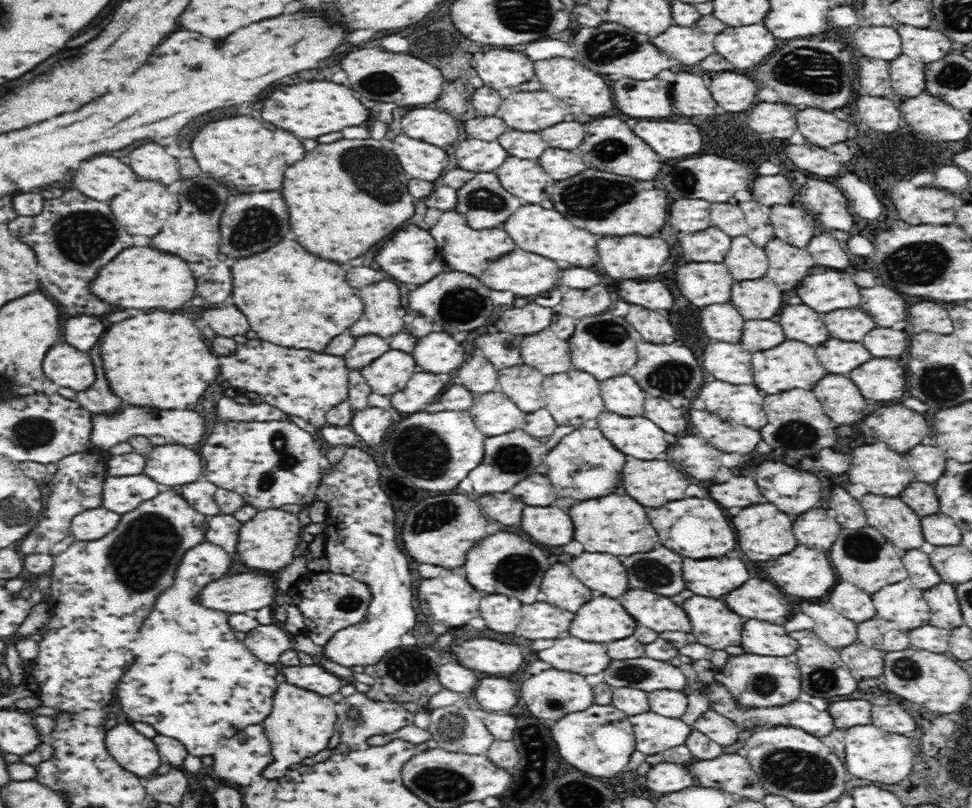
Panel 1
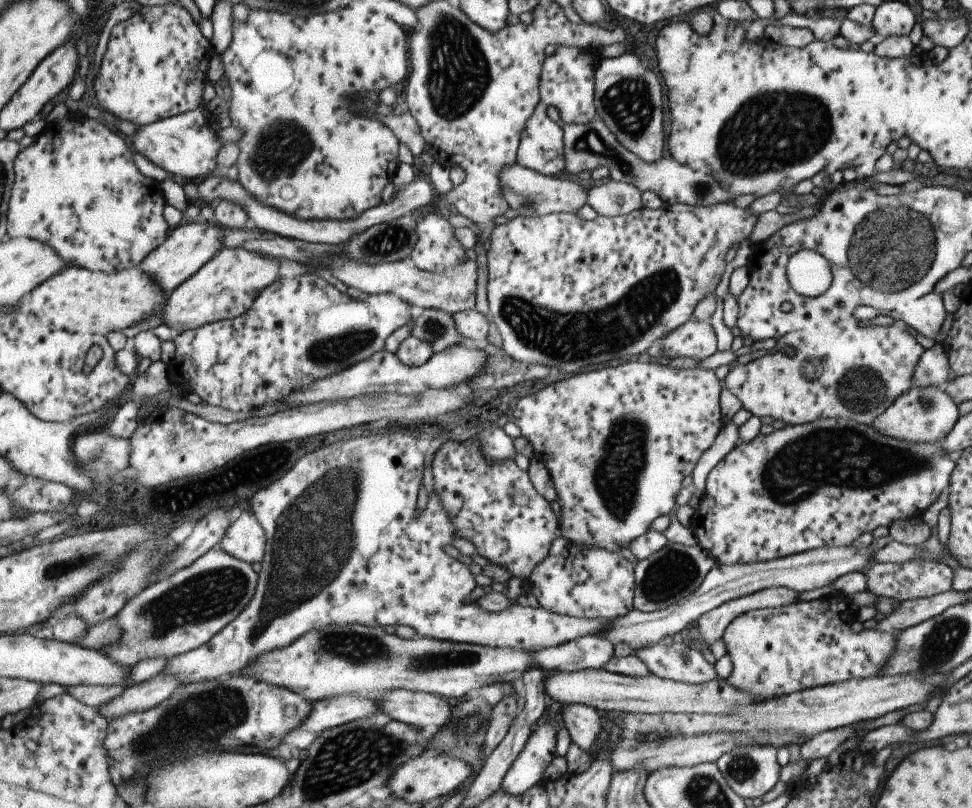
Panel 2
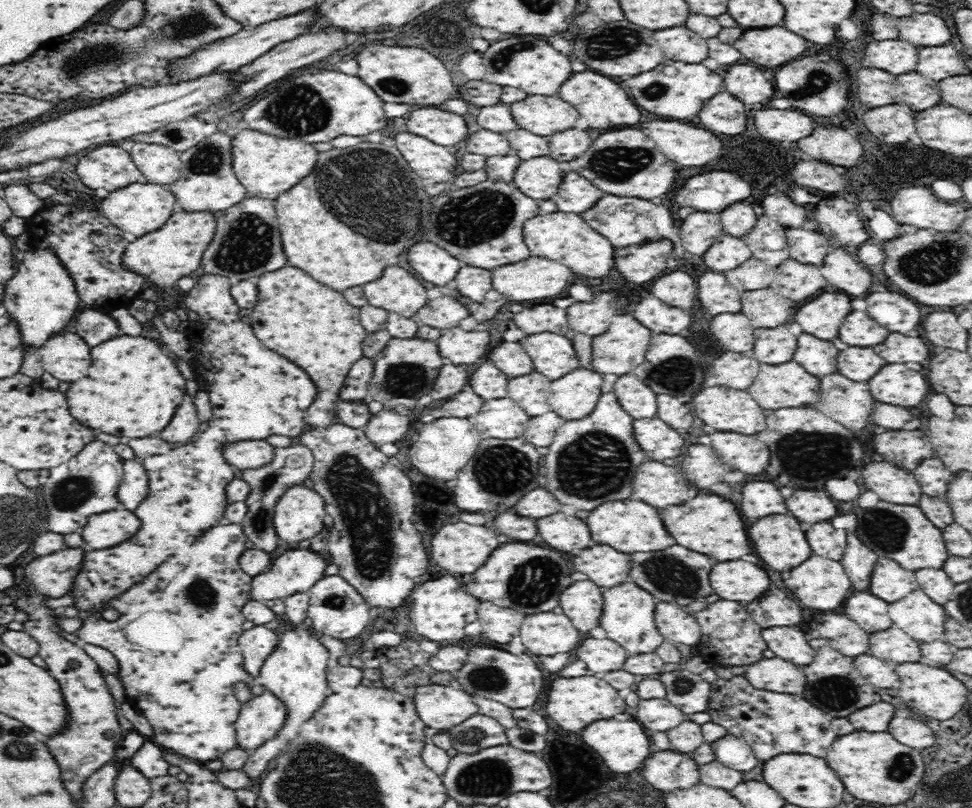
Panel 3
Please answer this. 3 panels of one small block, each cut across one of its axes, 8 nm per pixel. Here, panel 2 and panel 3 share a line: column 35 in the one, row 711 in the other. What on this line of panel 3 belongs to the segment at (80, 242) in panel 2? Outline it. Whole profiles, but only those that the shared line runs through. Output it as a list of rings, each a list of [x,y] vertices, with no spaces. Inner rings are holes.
[[[223,522],[218,526],[213,526],[210,530],[204,532],[202,538],[198,538],[191,543],[190,546],[182,547],[177,554],[168,557],[154,572],[150,573],[150,576],[146,576],[144,582],[134,584],[132,589],[126,590],[120,598],[110,600],[108,606],[106,606],[106,608],[109,609],[110,615],[102,617],[101,612],[94,612],[94,614],[90,614],[87,618],[81,620],[80,628],[77,630],[77,637],[81,645],[94,653],[98,653],[106,648],[106,650],[111,652],[114,658],[116,658],[118,673],[115,676],[122,683],[122,687],[124,687],[126,703],[132,706],[140,715],[144,716],[148,724],[152,727],[150,742],[163,747],[165,751],[176,753],[181,757],[186,756],[186,758],[192,758],[192,760],[202,765],[209,760],[221,757],[230,750],[232,746],[236,746],[235,722],[239,717],[240,708],[243,704],[238,702],[234,697],[232,693],[233,684],[239,681],[249,683],[254,696],[261,696],[265,694],[264,692],[268,692],[258,683],[258,680],[252,677],[252,674],[249,674],[244,669],[244,655],[238,644],[238,638],[240,638],[240,635],[245,631],[242,629],[242,624],[247,620],[242,614],[242,608],[251,599],[250,585],[252,576],[240,568],[238,560],[243,550],[246,549],[244,547],[244,541],[246,539],[246,533],[241,525]]]

